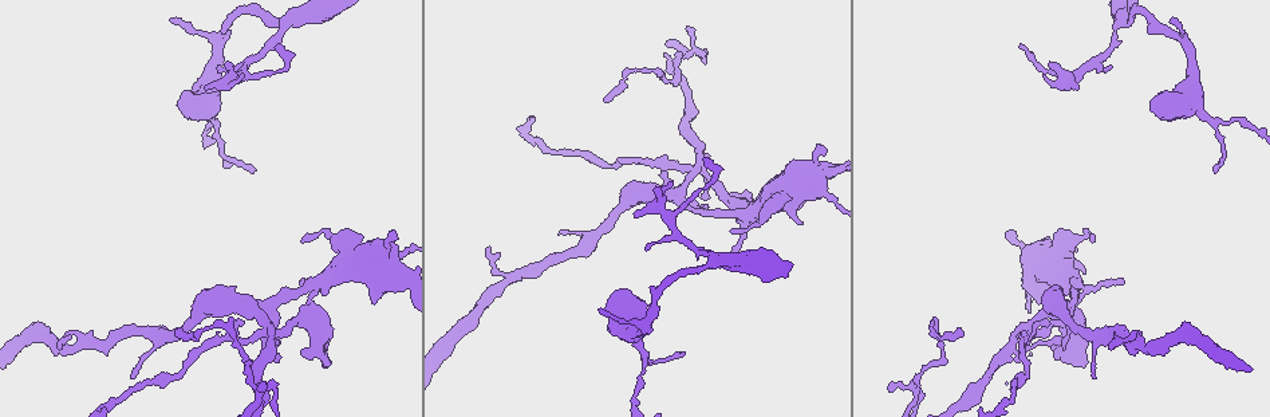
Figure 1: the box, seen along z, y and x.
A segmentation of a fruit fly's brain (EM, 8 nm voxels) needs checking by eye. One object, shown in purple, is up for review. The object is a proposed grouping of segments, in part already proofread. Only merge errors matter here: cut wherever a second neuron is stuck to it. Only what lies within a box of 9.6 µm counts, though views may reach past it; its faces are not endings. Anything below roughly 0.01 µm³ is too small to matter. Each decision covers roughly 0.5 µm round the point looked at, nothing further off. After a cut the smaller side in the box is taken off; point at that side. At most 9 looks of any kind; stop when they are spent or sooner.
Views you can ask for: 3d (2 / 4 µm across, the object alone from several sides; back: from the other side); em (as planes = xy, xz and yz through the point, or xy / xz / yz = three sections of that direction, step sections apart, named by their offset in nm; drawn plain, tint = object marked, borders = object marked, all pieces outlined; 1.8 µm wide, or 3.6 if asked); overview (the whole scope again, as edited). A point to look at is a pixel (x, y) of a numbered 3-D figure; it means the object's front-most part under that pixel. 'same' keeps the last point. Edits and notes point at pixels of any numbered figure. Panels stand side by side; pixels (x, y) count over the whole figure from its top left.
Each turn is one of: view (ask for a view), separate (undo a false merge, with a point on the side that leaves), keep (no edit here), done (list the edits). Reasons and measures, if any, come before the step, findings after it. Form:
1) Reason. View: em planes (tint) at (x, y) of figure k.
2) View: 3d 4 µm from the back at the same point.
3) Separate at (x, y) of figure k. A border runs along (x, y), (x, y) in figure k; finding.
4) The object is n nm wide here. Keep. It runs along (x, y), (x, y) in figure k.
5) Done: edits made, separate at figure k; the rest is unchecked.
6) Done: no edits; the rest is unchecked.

Calibre changes. View: 3d 4 µm at (773, 201) of figure 1.

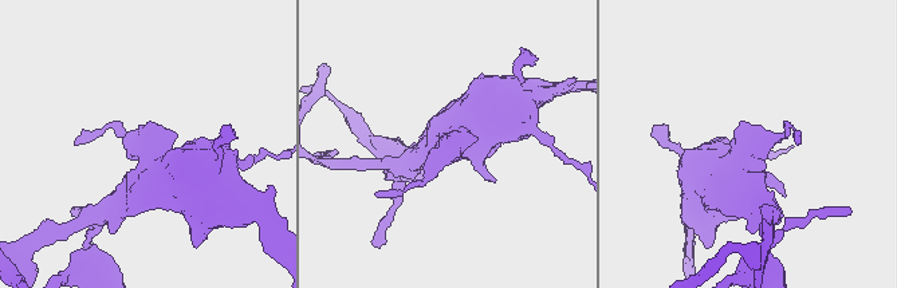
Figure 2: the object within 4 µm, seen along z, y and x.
View: em 3.6 µm planes (tint) at (453, 143) of figure 2.

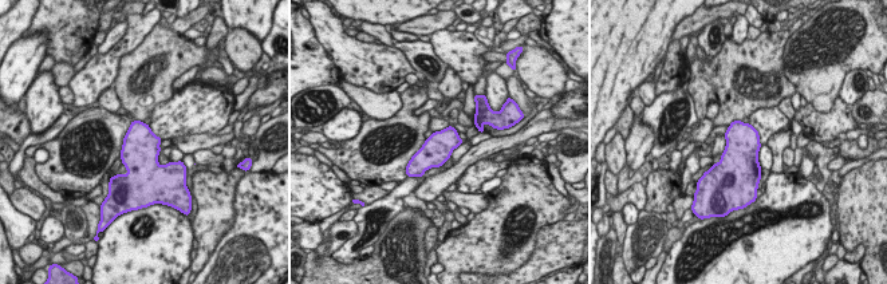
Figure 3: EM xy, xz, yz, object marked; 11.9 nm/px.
Keep. Continuous, no second neuron.

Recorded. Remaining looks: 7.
A fork. View: em planes (tint) at (1078, 71) of figure 1.

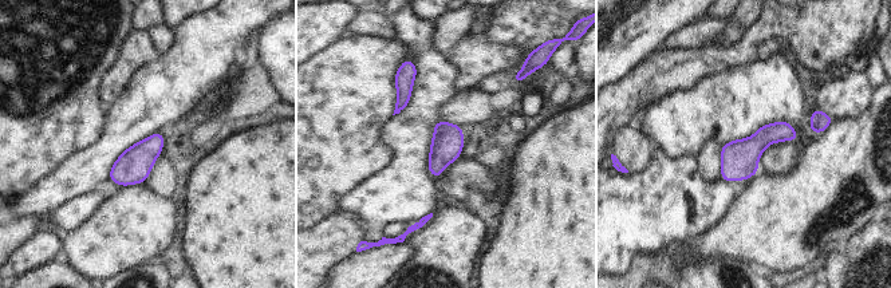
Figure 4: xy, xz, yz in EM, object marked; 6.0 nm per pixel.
Keep. All the same neuron.

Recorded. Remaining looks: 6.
A fork. View: em planes (tint) at (711, 262) of figure 1.

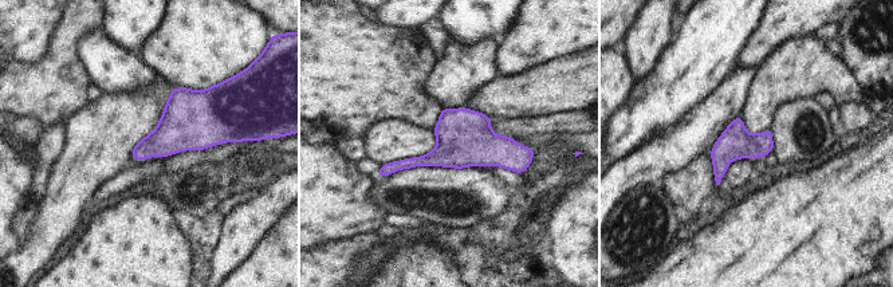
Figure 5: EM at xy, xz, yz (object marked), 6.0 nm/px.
Keep. It runs along (530, 150), (449, 152), (381, 173) in figure 5; one neuron here.

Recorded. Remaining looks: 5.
Three-way junction. View: em planes (tint) at (1030, 332) of figure 1.

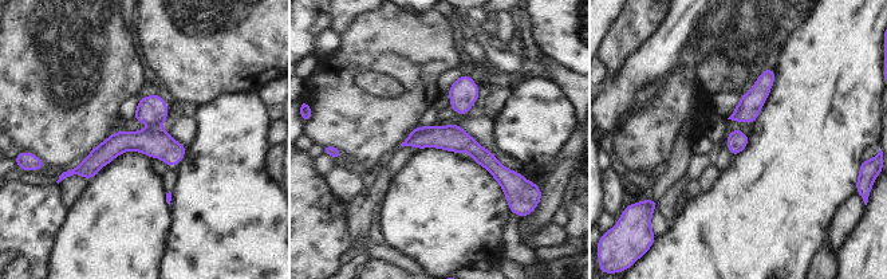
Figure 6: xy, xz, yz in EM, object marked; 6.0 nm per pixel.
Separate at (156, 142) of figure 6. A border runs along (153, 125), (157, 128) in figure 6; two neurons meet here.

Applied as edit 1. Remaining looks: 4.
Done: edits made, separate at figure 6; the rest is unchecked.

